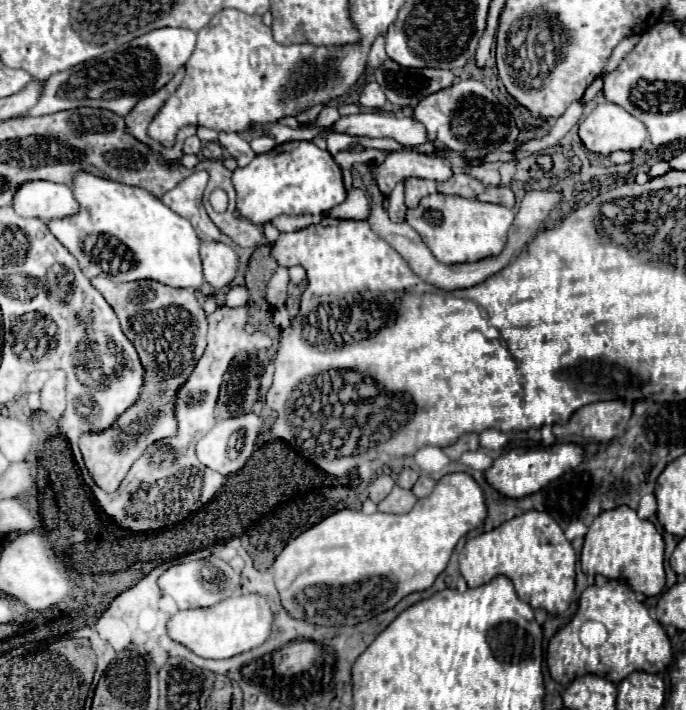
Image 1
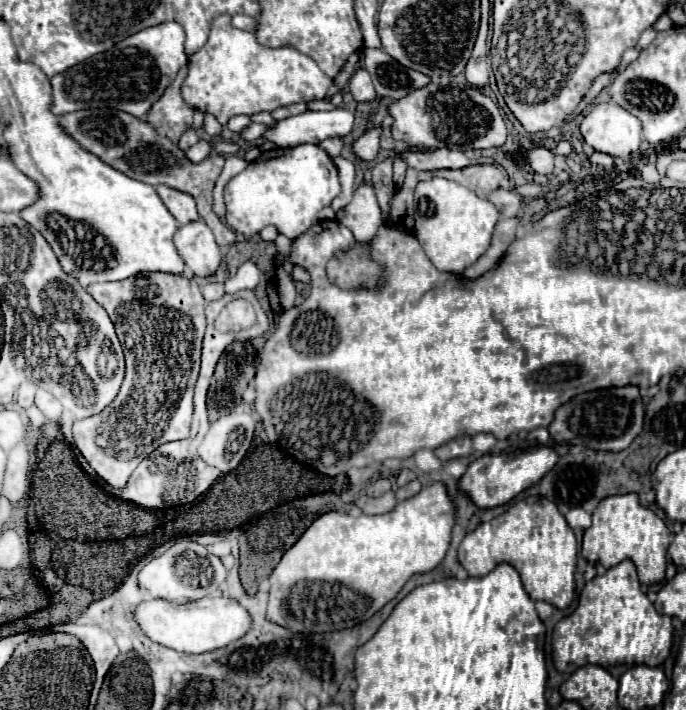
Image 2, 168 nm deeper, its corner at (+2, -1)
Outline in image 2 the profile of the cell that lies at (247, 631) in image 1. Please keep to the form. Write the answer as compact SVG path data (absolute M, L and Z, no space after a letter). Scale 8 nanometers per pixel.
M208 596L198 602L188 602L180 606L170 604L166 600L144 602L136 608L136 620L154 642L186 654L204 654L224 648L234 640L246 636L252 624L250 612L246 612L246 608L240 602L226 596Z

